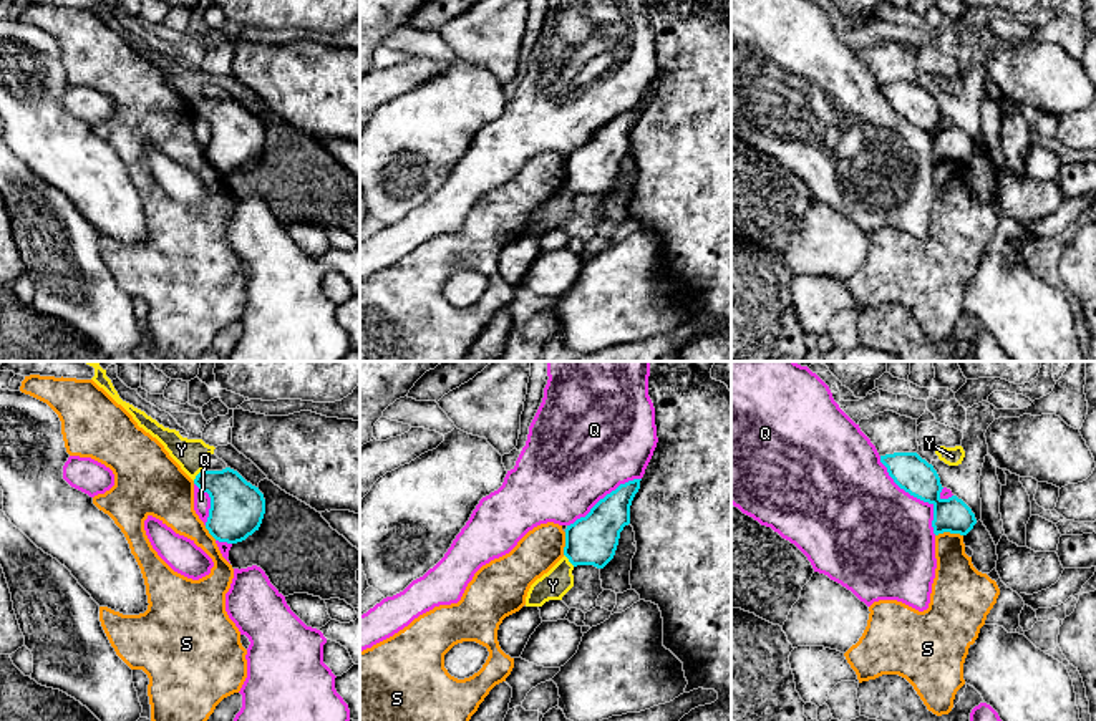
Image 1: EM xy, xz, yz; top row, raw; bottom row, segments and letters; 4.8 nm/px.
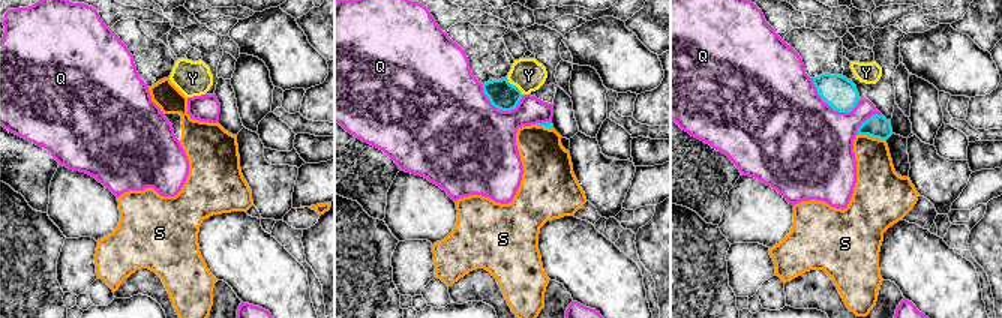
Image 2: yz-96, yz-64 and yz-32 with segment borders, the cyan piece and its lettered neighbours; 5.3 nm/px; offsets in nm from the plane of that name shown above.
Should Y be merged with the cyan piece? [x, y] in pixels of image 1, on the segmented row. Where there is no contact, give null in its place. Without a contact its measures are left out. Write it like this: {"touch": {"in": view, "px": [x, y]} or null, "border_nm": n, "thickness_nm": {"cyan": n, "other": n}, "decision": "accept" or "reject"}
{"touch": {"in": "xz", "px": [569, 561]}, "border_nm": 80, "thickness_nm": {"cyan": 240, "other": 140}, "decision": "reject"}

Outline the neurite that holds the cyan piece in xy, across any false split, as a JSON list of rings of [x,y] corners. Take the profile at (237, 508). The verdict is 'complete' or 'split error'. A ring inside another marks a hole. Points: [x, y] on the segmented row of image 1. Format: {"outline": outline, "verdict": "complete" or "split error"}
{"outline": [[[202,469],[194,484],[211,497],[206,529],[216,540],[237,544],[259,530],[265,514],[264,494],[237,471]]], "verdict": "complete"}

